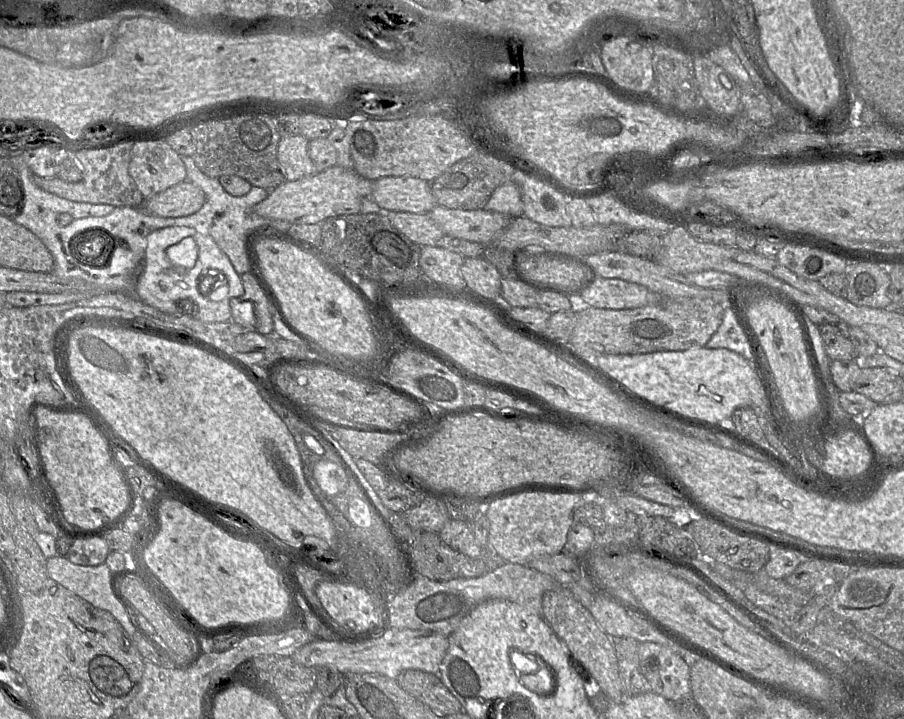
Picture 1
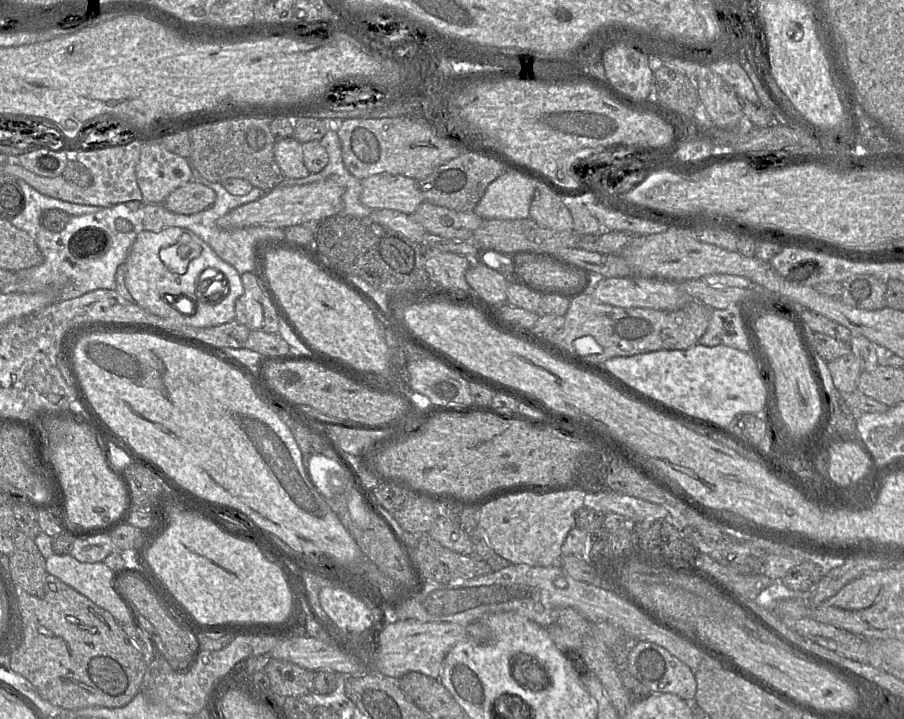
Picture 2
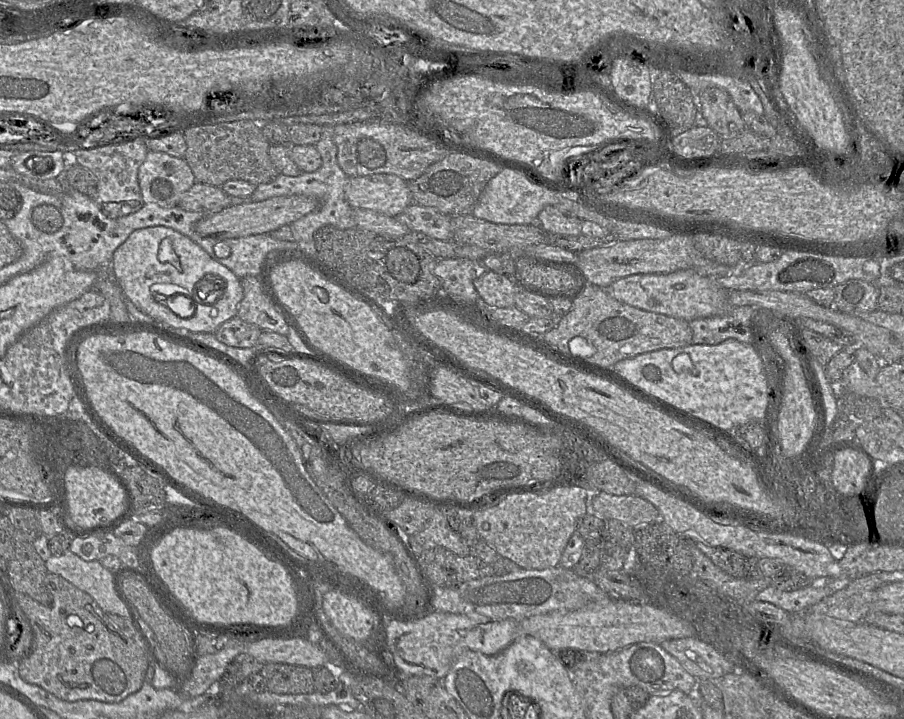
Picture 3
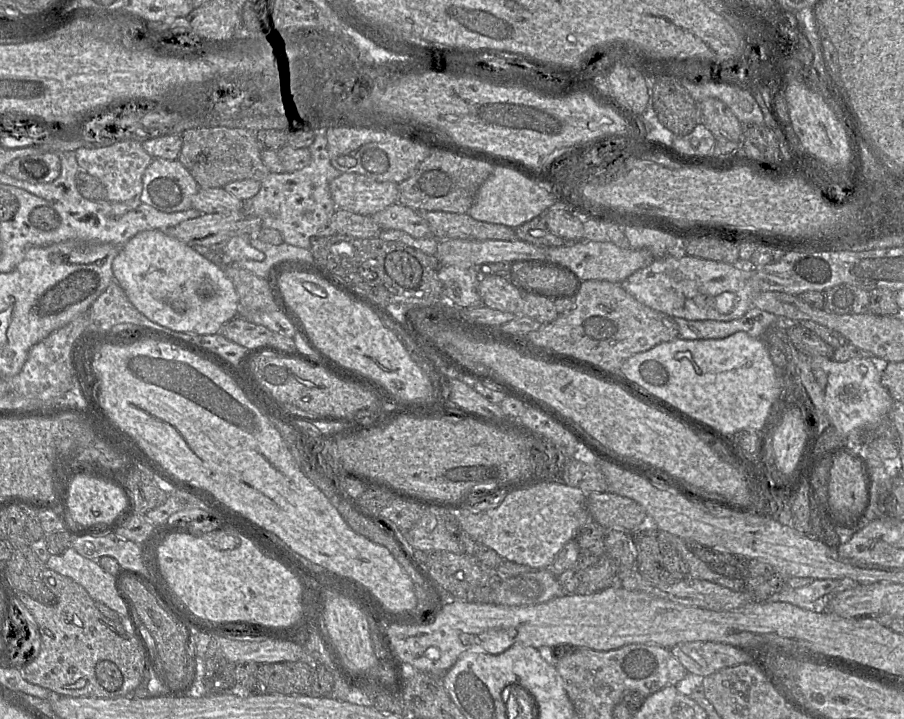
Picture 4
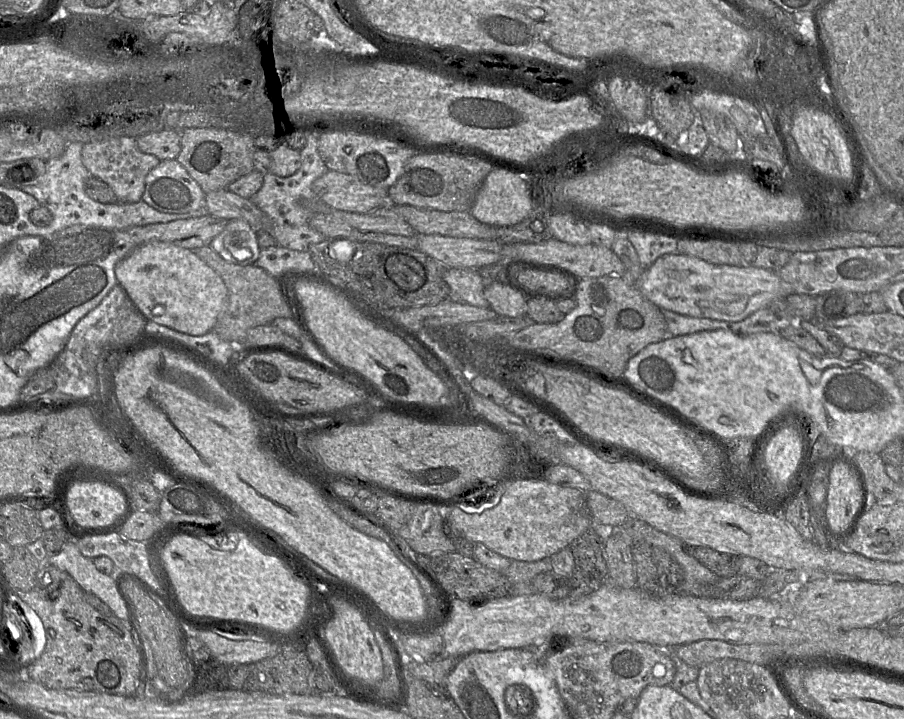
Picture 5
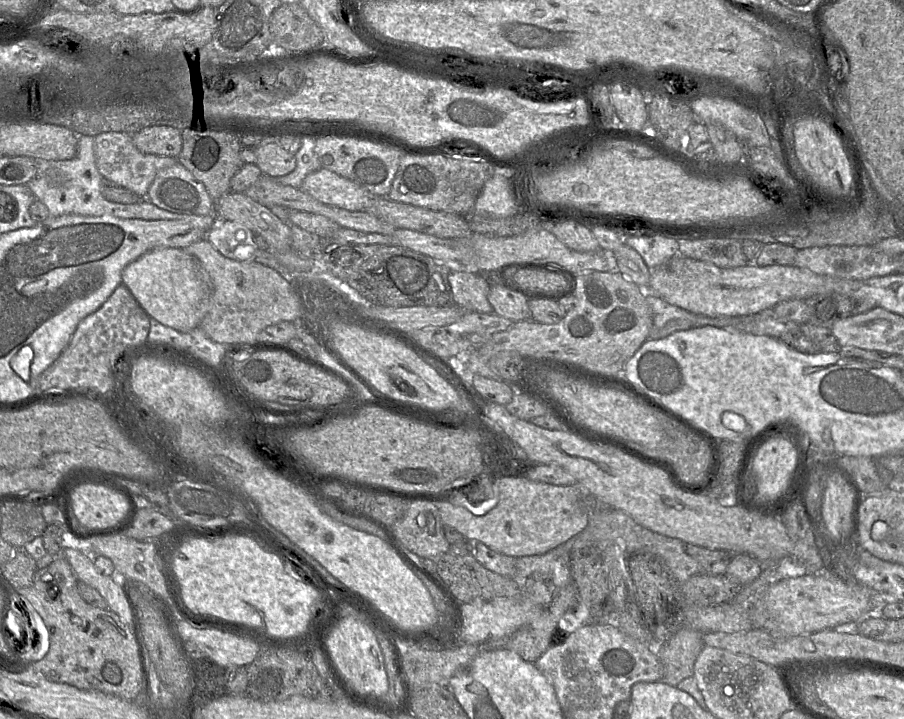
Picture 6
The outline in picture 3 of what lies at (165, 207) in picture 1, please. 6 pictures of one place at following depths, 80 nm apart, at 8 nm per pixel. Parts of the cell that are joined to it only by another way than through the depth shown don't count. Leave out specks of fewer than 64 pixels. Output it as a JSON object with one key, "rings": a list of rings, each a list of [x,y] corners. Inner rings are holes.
{"rings":[[[195,182],[185,191],[178,202],[186,211],[216,213],[231,205],[231,196],[222,187]]]}

